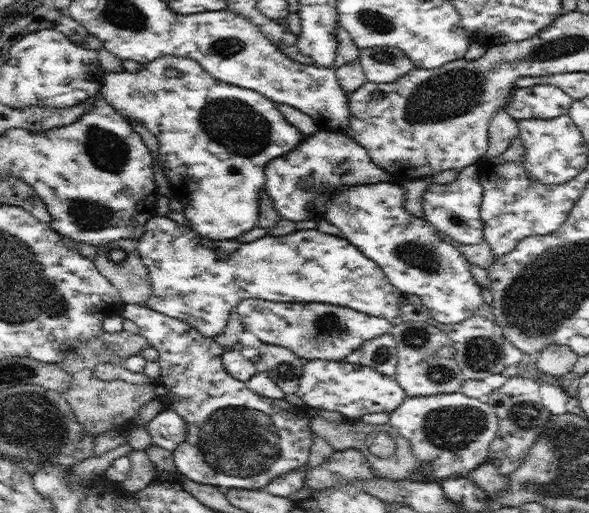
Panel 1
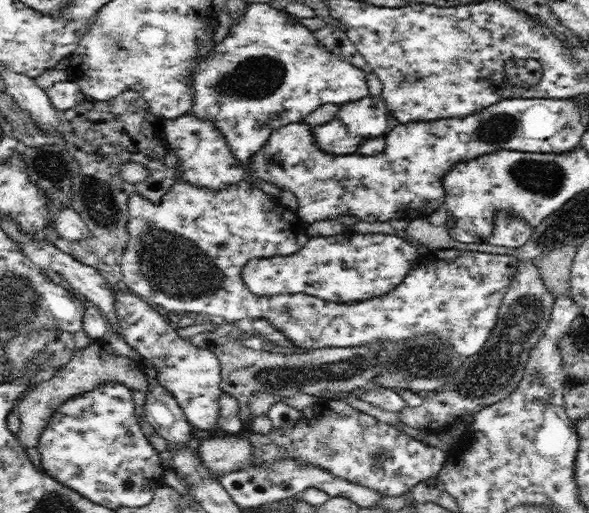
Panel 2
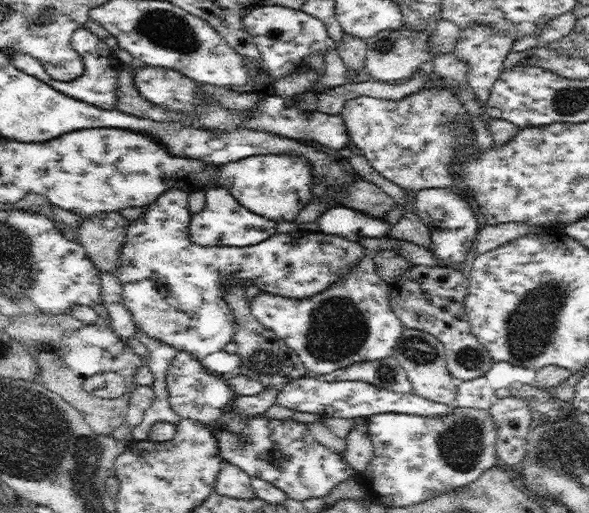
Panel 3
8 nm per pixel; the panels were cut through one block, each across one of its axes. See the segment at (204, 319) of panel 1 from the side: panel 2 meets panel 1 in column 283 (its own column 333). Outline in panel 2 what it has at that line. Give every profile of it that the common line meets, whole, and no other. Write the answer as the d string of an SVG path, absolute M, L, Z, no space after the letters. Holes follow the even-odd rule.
M352 230L334 236L309 236L309 242L292 256L271 256L270 258L251 258L241 270L244 284L252 294L274 296L278 294L306 293L333 303L353 303L367 298L379 297L394 290L408 274L411 266L418 262L415 246L393 234L359 234Z

